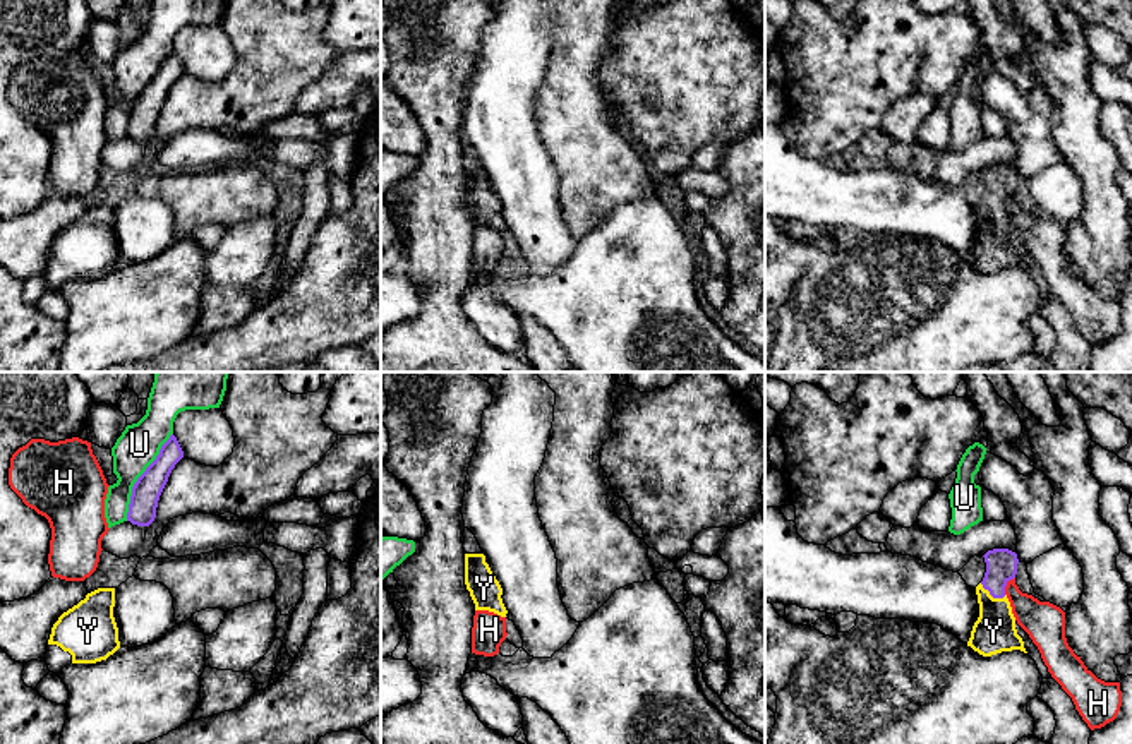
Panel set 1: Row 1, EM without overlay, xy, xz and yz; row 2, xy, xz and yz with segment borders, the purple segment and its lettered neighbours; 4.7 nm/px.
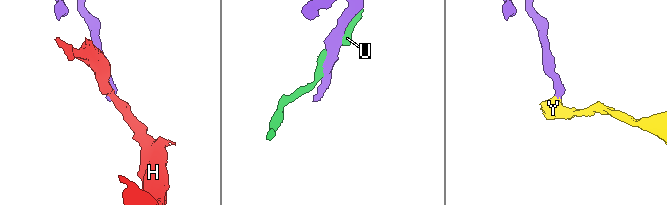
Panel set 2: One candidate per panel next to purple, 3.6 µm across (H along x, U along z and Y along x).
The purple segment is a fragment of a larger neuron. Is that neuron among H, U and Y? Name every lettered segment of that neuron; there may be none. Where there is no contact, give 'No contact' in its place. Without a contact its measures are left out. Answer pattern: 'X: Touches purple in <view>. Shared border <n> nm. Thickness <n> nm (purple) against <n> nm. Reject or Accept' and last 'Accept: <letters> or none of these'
H: Touches purple in yz. Shared border 100 nm. Thickness 140 nm (purple) against 190 nm. Reject
U: Touches purple in xy. Shared border 460 nm. Thickness 140 nm (purple) against 200 nm. Reject
Y: Touches purple in yz. Shared border 140 nm. Thickness 140 nm (purple) against 200 nm. Accept
Accept: Y

